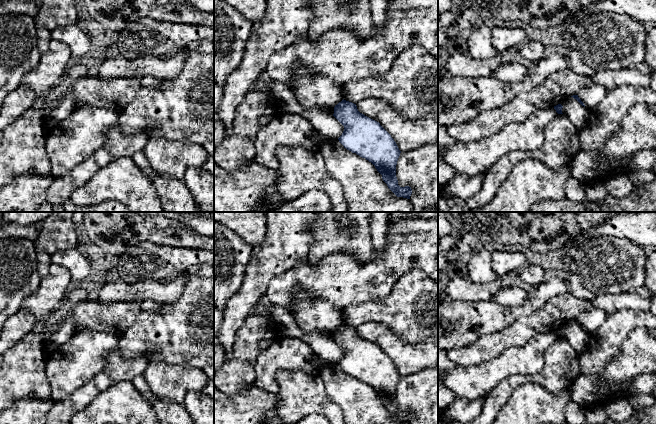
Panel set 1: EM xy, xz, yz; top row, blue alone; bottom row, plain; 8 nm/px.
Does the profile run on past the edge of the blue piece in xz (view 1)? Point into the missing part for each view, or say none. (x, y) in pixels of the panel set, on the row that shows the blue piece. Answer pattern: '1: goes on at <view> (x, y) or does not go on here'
1: does not go on here

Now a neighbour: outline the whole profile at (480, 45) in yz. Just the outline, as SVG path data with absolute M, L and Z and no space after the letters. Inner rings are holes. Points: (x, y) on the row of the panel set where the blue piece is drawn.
M486 25L472 31L467 47L469 56L475 60L489 59L498 54L492 41L492 28Z

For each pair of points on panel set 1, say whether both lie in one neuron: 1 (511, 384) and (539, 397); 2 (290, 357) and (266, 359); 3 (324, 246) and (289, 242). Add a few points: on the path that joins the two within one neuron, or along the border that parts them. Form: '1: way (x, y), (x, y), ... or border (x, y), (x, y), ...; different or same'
1: border (540, 384), (534, 382), (521, 384), (503, 406); different
2: way (284, 357), (272, 359); same
3: border (312, 222), (310, 227), (312, 244), (306, 259); different

